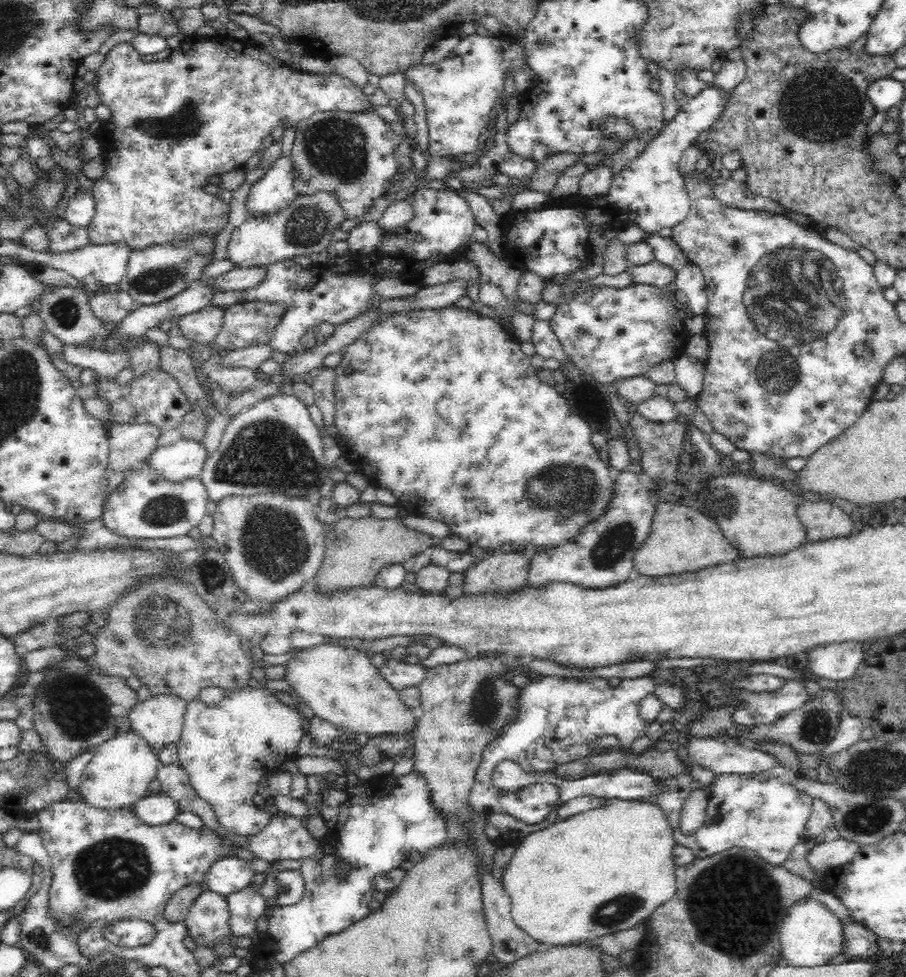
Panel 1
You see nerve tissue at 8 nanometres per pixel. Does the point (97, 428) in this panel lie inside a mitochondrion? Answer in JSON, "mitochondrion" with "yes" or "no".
{"mitochondrion":"no"}

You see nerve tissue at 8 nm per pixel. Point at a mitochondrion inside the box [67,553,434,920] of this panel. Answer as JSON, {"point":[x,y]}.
{"point":[161,623]}

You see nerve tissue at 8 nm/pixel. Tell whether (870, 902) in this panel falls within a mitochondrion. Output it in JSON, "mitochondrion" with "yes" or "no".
{"mitochondrion":"no"}

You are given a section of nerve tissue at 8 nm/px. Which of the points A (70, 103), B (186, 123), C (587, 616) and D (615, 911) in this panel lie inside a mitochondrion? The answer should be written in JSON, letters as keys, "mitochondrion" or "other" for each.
{"A":"other","B":"mitochondrion","C":"other","D":"mitochondrion"}

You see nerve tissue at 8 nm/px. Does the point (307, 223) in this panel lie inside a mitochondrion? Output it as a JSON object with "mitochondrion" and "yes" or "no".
{"mitochondrion":"yes"}

